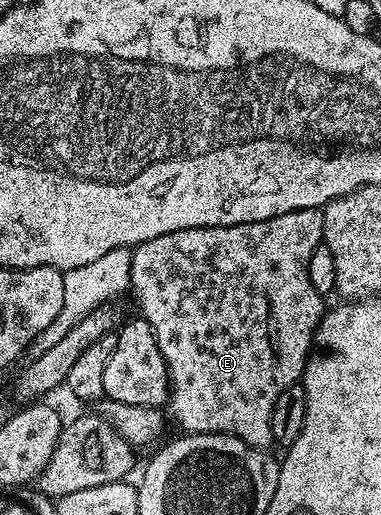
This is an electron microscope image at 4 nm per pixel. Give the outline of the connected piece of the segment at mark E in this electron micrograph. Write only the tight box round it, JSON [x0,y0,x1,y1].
[130,208,325,449]

